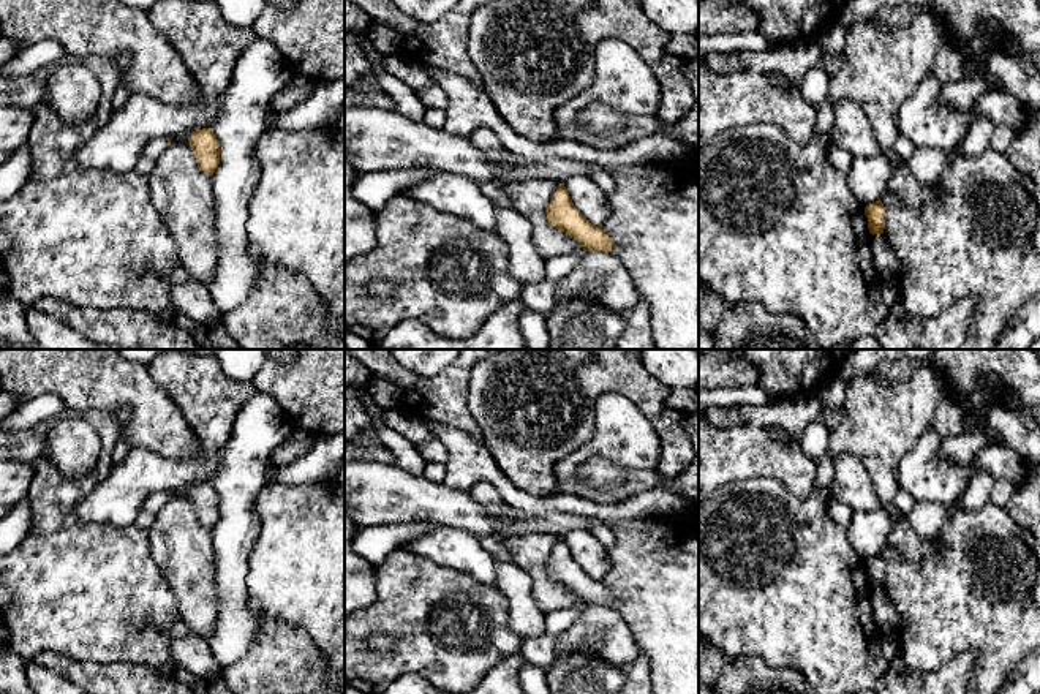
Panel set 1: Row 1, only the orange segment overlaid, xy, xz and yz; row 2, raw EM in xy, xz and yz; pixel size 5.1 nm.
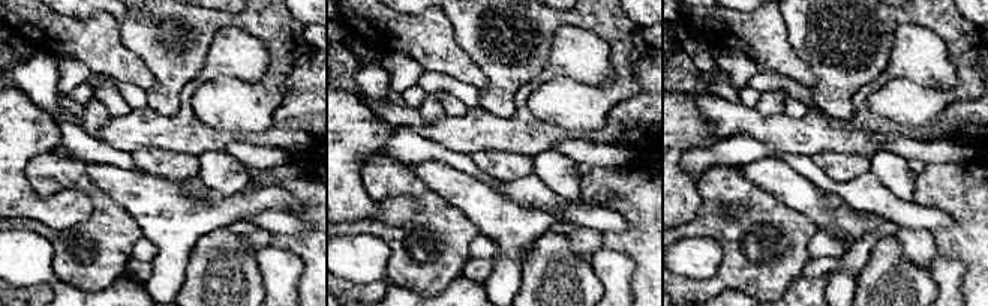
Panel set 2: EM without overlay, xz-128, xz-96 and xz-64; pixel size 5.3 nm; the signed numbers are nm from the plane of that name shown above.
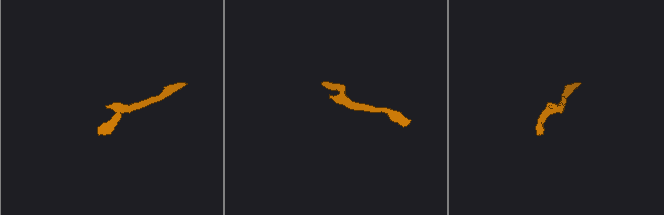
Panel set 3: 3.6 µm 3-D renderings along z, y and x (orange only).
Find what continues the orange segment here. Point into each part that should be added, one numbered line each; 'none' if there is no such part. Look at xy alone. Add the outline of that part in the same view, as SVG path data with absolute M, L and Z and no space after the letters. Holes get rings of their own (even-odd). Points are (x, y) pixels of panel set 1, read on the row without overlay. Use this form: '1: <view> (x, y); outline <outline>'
1: xy (154, 503); outline M158 492L150 495L144 504L142 504L142 511L156 514L163 509L163 506L168 503L168 493L166 492Z

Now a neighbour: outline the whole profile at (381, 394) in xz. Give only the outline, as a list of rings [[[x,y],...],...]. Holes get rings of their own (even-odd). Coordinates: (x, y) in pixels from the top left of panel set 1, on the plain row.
[[[370,376],[367,386],[367,397],[371,406],[389,409],[400,403],[400,390],[389,381]]]

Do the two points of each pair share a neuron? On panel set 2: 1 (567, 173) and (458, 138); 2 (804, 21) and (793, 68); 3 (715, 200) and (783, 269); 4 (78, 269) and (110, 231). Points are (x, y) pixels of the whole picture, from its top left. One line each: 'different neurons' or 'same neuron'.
1: different neurons
2: different neurons
3: same neuron
4: same neuron

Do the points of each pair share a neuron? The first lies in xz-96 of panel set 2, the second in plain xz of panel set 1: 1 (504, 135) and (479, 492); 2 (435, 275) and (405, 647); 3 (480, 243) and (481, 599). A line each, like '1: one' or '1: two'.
1: two
2: one
3: two

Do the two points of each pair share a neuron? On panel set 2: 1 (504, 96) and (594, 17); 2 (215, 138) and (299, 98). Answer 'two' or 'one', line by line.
1: one
2: one

